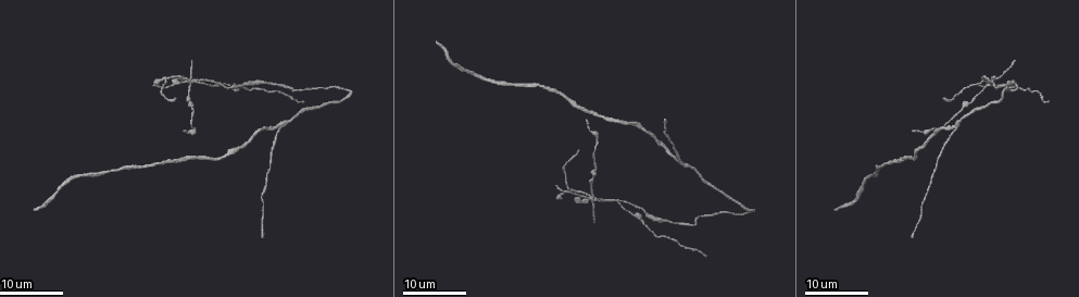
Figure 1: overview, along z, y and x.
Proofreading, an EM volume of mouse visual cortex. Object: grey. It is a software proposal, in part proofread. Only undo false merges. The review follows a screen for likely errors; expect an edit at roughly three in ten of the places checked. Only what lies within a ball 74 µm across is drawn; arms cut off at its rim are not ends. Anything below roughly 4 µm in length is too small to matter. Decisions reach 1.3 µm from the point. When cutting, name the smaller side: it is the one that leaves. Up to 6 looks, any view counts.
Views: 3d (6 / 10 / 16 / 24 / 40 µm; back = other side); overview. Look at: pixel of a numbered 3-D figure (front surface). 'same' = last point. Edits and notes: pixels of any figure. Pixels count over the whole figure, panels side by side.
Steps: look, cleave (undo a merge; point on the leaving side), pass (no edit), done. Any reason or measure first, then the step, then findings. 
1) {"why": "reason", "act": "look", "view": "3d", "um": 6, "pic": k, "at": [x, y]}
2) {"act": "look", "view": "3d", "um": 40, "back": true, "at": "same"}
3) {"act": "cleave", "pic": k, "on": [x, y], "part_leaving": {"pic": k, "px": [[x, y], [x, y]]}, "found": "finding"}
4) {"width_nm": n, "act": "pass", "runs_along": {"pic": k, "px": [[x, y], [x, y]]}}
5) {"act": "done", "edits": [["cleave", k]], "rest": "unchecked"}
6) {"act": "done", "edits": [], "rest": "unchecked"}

{"act": "look", "view": "3d", "um": 16, "pic": 1, "at": [277, 131]}

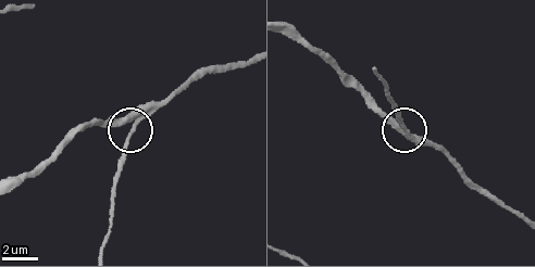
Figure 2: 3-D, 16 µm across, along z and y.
{"act": "look", "view": "3d", "um": 10, "pic": 2, "at": [131, 133]}

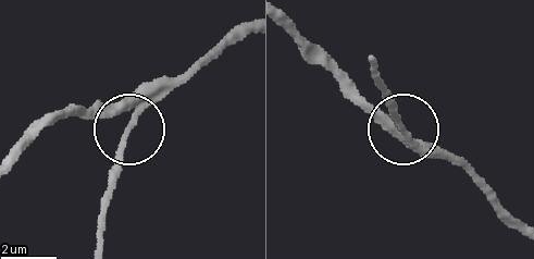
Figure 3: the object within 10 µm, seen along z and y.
{"act": "pass", "runs_along": {"pic": 3, "px": [[231, 34], [135, 123], [109, 184]]}, "found": "continuous, no second neuron"}

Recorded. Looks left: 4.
{"act": "look", "view": "3d", "um": 24, "pic": 1, "at": [705, 180]}

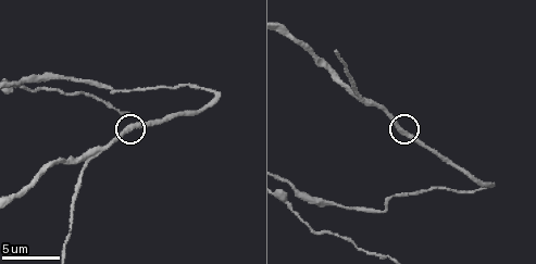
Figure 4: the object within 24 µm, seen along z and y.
{"act": "look", "view": "3d", "um": 10, "pic": 4, "at": [127, 128]}

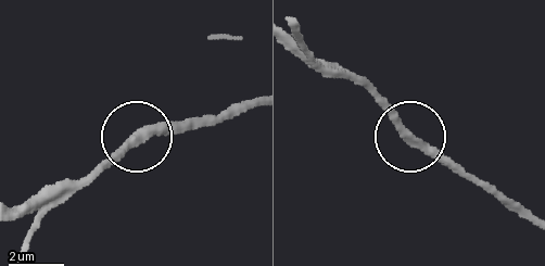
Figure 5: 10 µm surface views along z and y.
{"act": "pass", "runs_along": {"pic": 5, "px": [[136, 134], [189, 127]]}, "found": "all the same neuron"}

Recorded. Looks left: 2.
{"why": "two arms at a narrow angle", "act": "look", "view": "3d", "um": 16, "pic": 1, "at": [191, 82]}

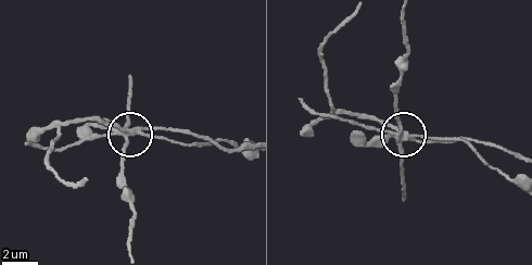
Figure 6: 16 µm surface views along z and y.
{"act": "look", "view": "3d", "um": 6, "pic": 6, "at": [399, 134]}

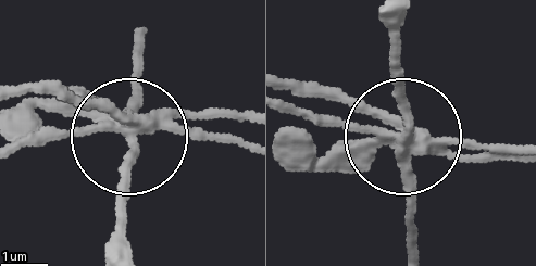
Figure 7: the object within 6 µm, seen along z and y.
{"width_nm": 290, "act": "cleave", "pic": 7, "on": [357, 147], "part_leaving": {"pic": 7, "px": [[427, 138], [518, 150]]}, "found": "two neurons meet here"}

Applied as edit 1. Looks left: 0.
{"act": "done", "edits": [["cleave", 7]], "rest": "unchecked"}

